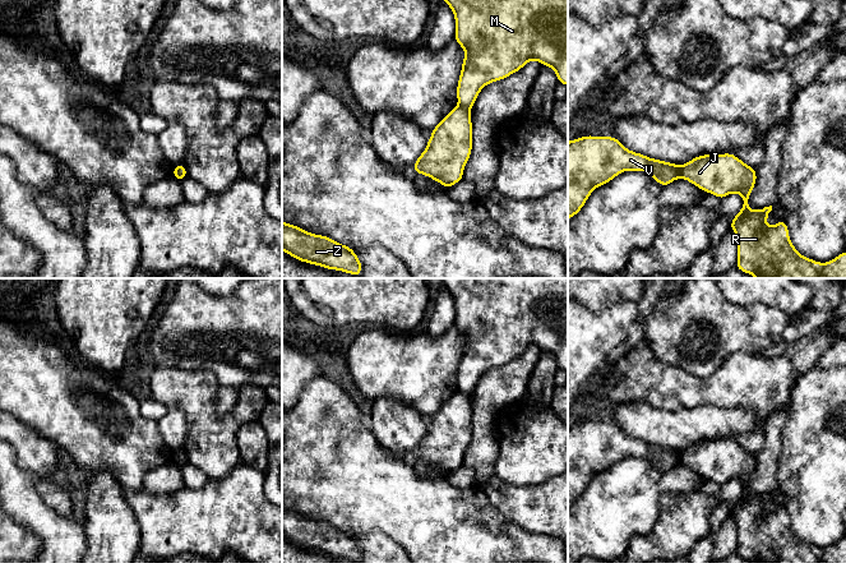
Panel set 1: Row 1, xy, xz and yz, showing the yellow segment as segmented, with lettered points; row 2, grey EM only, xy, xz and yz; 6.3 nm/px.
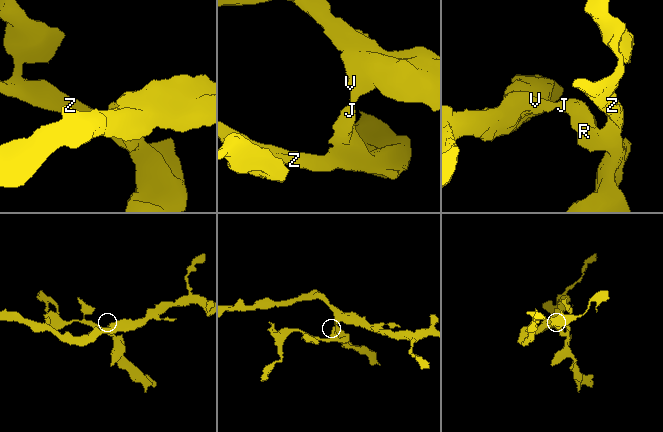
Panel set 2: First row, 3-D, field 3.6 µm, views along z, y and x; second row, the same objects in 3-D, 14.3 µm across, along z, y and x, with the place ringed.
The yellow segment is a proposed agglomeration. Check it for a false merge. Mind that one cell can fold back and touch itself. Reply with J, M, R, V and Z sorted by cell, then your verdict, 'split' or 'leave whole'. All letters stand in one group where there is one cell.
J R Z / M V; split

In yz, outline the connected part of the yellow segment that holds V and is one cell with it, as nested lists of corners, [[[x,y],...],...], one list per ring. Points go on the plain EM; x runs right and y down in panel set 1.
[[[586,421],[568,428],[568,506],[583,494],[595,474],[628,456],[648,457],[662,474],[681,463],[680,451],[632,438],[616,423]]]

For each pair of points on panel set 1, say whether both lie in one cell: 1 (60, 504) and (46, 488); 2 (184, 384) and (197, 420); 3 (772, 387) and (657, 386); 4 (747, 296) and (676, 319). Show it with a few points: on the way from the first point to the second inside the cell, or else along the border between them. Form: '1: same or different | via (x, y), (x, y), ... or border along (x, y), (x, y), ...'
1: same | via (59, 501), (50, 492)
2: same | via (193, 393), (197, 397), (197, 411)
3: same | via (744, 387), (685, 387)
4: different | border along (720, 291), (731, 303), (742, 305), (759, 304)

